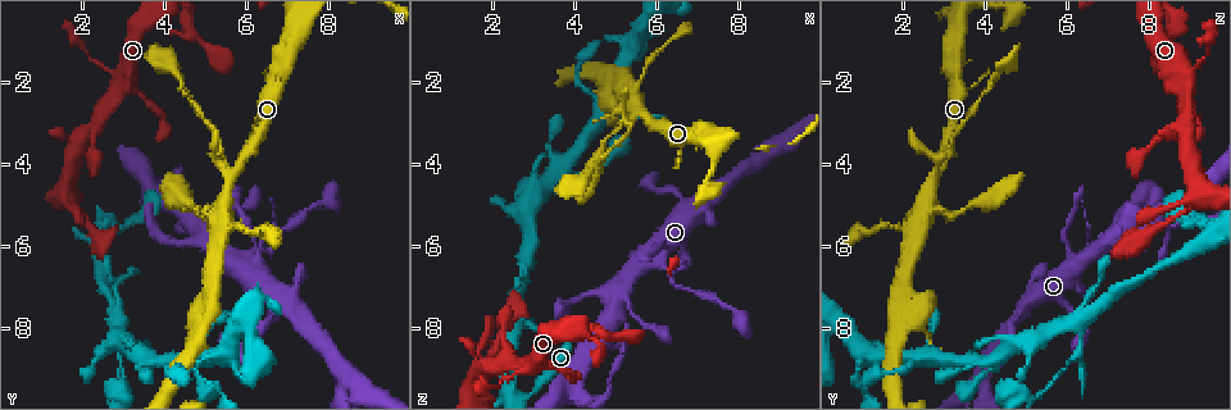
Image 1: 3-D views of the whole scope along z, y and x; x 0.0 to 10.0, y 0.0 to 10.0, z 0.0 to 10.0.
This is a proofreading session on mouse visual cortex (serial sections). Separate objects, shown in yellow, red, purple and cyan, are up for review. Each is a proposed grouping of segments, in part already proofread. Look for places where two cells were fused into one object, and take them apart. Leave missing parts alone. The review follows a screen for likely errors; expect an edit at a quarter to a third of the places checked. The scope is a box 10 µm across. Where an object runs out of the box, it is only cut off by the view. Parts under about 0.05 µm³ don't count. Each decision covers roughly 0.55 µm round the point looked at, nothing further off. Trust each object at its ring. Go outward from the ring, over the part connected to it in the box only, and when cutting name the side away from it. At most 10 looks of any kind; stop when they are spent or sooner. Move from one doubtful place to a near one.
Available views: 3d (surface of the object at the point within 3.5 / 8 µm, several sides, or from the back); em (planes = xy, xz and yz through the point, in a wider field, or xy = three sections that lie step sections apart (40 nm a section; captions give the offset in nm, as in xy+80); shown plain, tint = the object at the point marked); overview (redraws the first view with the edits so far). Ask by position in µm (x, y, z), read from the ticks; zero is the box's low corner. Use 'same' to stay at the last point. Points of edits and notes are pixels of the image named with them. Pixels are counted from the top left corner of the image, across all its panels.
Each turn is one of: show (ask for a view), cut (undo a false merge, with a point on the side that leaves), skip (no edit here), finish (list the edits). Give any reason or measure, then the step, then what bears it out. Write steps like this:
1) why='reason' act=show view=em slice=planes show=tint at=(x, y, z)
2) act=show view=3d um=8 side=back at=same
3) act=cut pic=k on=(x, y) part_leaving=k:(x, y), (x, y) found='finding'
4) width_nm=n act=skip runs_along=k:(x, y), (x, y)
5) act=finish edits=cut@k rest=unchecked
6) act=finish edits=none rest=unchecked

why='thick turns thin' act=show view=3d um=3.5 at=(6.10, 6.15, 6.50)

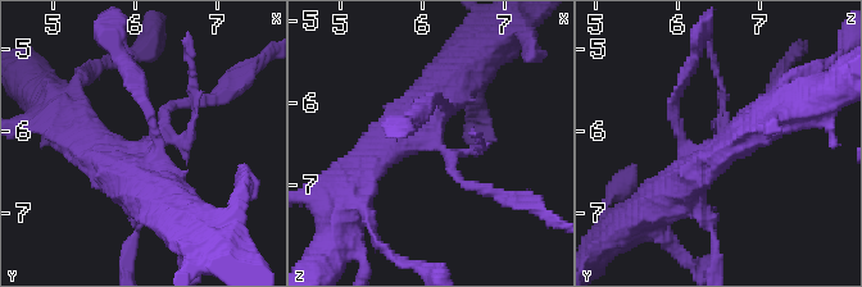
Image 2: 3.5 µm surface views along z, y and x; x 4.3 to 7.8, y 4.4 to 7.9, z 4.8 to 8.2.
act=show view=em slice=xy step=3 show=tint at=(6.20, 6.25, 6.50)

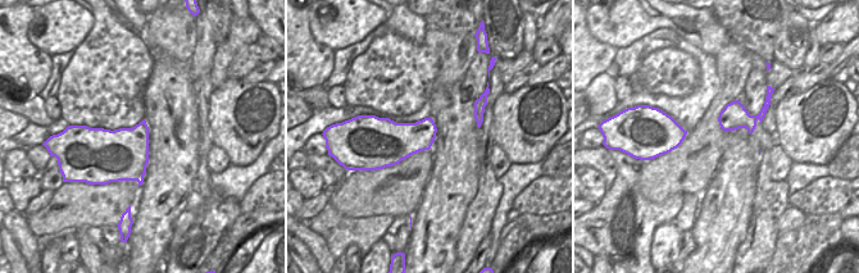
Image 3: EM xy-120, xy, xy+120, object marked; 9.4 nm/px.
act=skip runs_along=2:(662, 200), (763, 101) found='continuous, no second cell'

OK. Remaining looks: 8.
why='three arms meet' act=show view=3d um=3.5 at=(5.65, 4.35, 2.80)

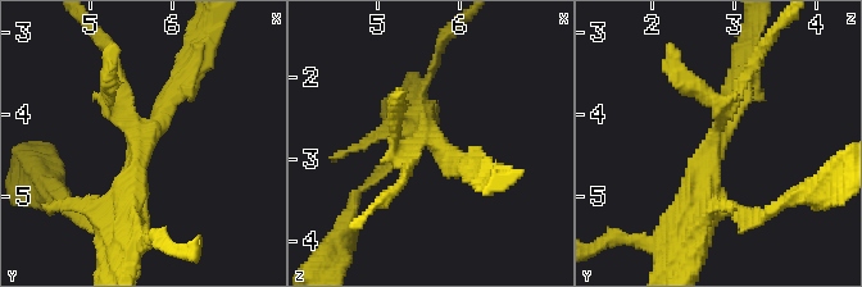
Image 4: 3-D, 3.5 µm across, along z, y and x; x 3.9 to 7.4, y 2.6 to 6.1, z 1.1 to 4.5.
arms=3 arm_widths_nm=150,250,400 why='need the tissue' act=show view=em slice=xy step=1 show=tint at=(5.70, 4.30, 2.80)

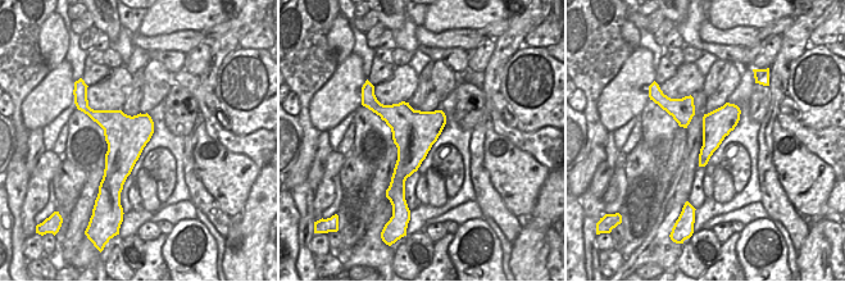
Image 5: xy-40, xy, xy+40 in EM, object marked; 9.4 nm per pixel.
act=skip runs_along=4:(190, 72), (139, 150), (127, 213) found='all the same cell'

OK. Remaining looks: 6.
why='three-way junction' act=show view=3d um=8 at=(2.75, 7.80, 6.35)

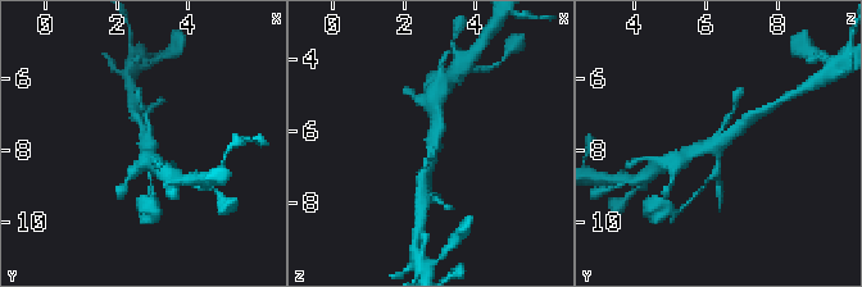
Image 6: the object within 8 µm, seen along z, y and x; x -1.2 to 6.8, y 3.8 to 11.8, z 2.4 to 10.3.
act=show view=3d um=3.5 at=same

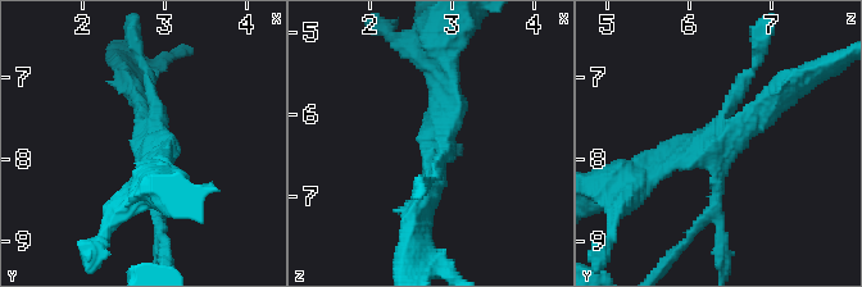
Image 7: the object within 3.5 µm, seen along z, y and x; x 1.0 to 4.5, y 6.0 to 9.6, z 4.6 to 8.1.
act=show view=em slice=xy step=3 show=tint at=(2.80, 7.85, 6.25)

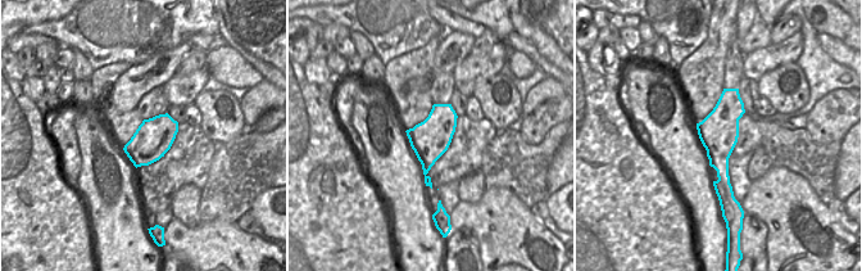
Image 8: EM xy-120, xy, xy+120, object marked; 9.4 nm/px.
act=skip runs_along=8:(735, 91), (721, 125), (726, 192) found='continuous, no second cell'

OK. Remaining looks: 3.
why='two arms in line, one across' act=show view=3d um=8 at=(4.75, 8.65, 2.65)

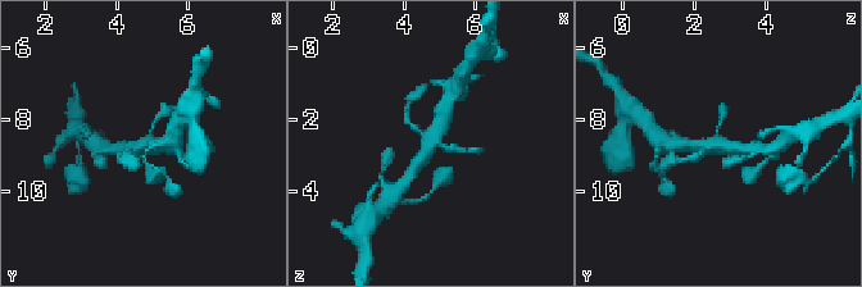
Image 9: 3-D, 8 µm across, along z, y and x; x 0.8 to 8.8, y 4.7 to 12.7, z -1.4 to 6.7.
act=show view=3d um=3.5 at=same

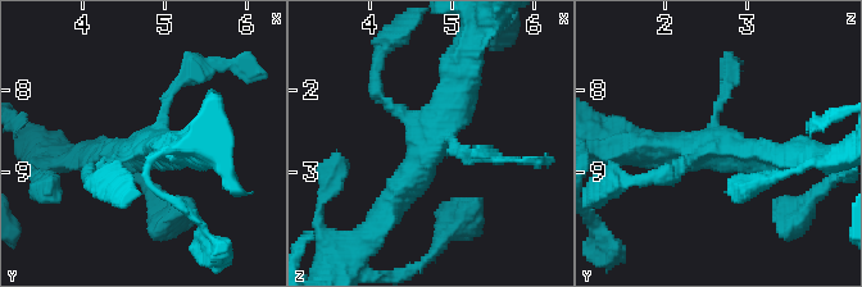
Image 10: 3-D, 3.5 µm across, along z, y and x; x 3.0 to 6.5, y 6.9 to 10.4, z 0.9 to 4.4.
why='need the tissue' act=show view=em slice=planes show=tint at=(4.80, 8.75, 2.60)

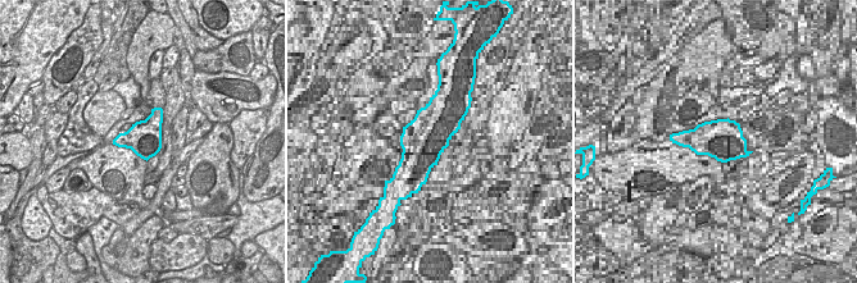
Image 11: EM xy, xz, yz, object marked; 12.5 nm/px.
act=skip runs_along=10:(389, 209), (453, 112), (464, 62) found='one cell here'

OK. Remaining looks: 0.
act=finish edits=none rest=unchecked

